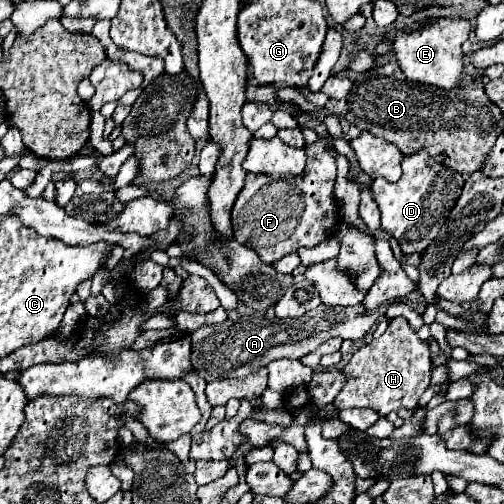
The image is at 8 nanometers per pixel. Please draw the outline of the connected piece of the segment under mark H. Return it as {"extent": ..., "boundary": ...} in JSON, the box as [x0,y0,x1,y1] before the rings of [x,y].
{"extent":[333,318,433,416],"boundary":[[[393,318],[381,338],[361,346],[345,364],[345,368],[341,368],[345,376],[345,386],[335,396],[333,404],[339,410],[373,408],[381,416],[399,410],[401,406],[415,410],[419,406],[421,394],[431,382],[431,366],[433,364],[429,346],[419,340],[405,318]]]}

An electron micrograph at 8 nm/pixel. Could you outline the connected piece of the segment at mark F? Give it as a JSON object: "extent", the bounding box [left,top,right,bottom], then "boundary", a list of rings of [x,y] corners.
{"extent":[233,140,341,264],"boundary":[[[321,140],[307,146],[305,152],[307,166],[303,176],[267,178],[261,174],[247,174],[245,186],[233,204],[233,238],[243,246],[253,248],[265,264],[273,264],[281,256],[295,252],[299,246],[317,246],[331,236],[335,224],[341,220],[339,206],[333,196],[333,180],[337,172],[335,156],[325,150]]]}

